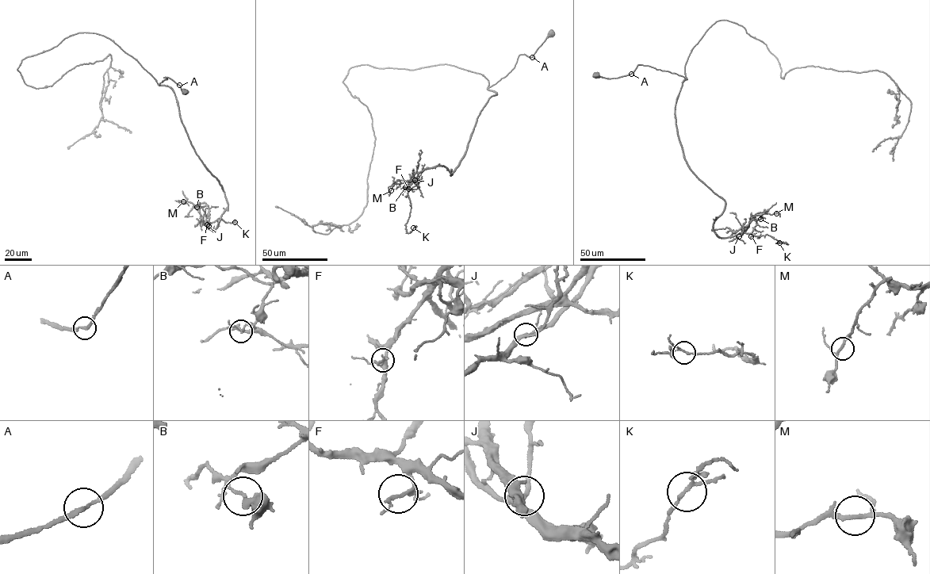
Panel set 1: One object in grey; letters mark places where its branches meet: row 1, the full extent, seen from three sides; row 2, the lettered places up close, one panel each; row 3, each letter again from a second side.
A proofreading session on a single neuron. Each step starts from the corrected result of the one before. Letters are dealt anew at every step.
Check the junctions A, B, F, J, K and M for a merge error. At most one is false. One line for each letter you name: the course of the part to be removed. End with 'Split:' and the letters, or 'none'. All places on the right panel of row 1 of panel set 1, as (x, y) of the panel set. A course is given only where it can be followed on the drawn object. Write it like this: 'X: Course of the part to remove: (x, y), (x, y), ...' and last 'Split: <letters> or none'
B: Course of the part to remove: (760, 219), (752, 216), (748, 227), (739, 236), (744, 227), (735, 213), (730, 212)
Split: B

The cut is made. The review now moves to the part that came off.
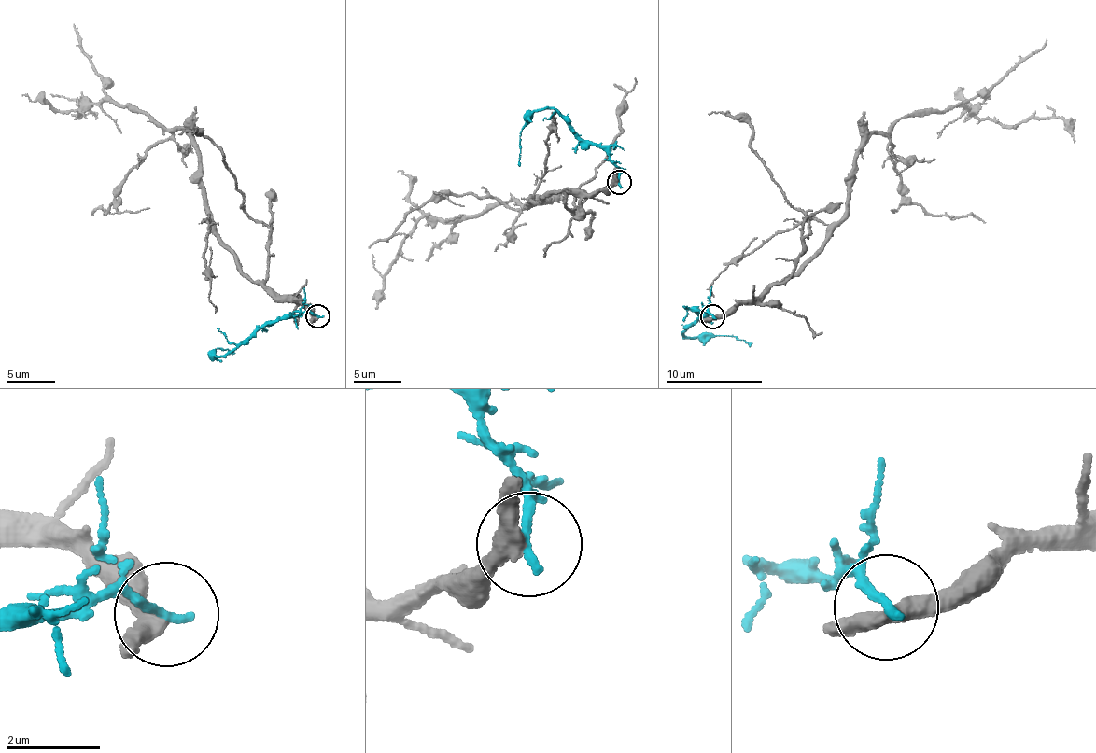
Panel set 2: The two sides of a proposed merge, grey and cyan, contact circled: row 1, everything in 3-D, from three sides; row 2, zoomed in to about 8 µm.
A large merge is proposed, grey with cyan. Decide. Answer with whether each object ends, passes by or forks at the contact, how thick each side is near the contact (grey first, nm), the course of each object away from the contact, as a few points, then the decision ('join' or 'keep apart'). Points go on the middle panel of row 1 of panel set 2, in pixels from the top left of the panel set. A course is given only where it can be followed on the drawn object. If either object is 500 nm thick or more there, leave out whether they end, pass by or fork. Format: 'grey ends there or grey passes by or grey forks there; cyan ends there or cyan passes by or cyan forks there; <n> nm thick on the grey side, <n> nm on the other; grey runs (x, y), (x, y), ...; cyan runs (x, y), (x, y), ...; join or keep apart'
grey passes by; cyan ends there; 340 nm thick on the grey side, 220 nm on the other; grey runs (619, 182), (544, 193), (529, 206), (550, 201), (494, 202), (451, 221), (422, 218), (374, 308); cyan runs (619, 182), (618, 170), (604, 149), (576, 135), (569, 119), (552, 107), (537, 109), (521, 132), (519, 166); keep apart

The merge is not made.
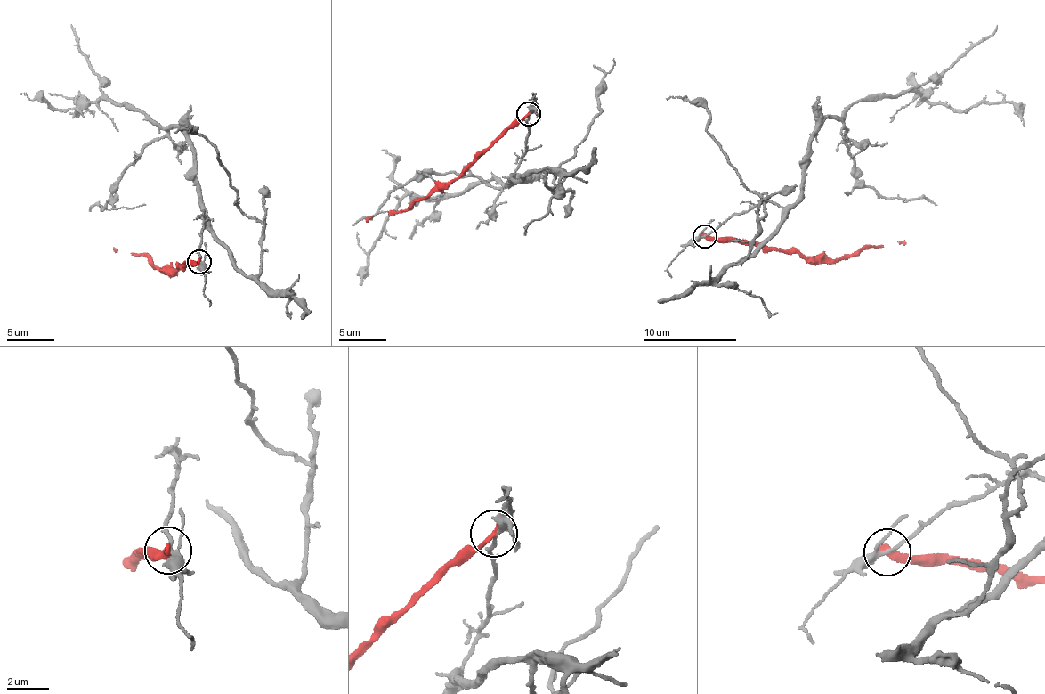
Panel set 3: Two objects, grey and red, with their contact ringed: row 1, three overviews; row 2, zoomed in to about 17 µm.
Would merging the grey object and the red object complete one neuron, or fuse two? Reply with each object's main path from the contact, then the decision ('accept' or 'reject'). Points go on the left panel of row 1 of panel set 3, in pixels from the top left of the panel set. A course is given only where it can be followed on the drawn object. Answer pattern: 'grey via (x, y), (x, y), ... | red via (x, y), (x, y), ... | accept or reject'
grey via (198, 261), (206, 212), (182, 127), (100, 100), (79, 112), (75, 100), (93, 117) | red via (198, 261), (185, 262), (176, 271), (151, 268), (146, 257), (112, 248) | reject

